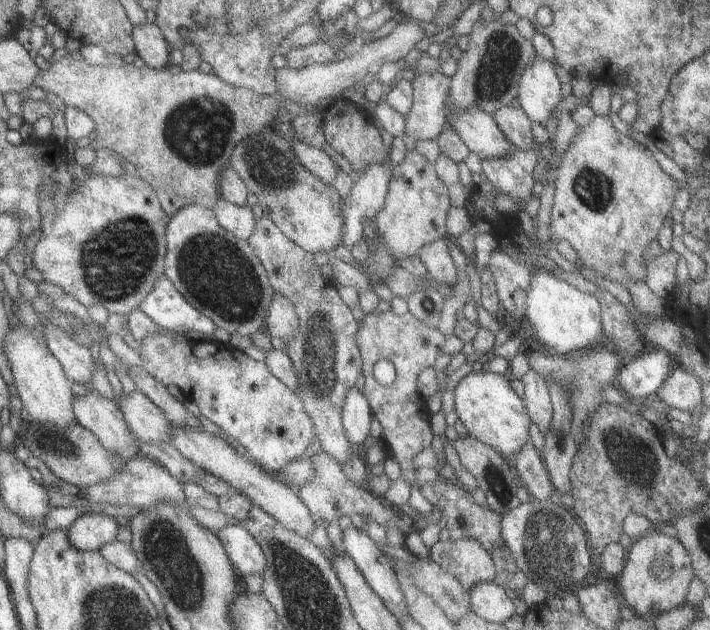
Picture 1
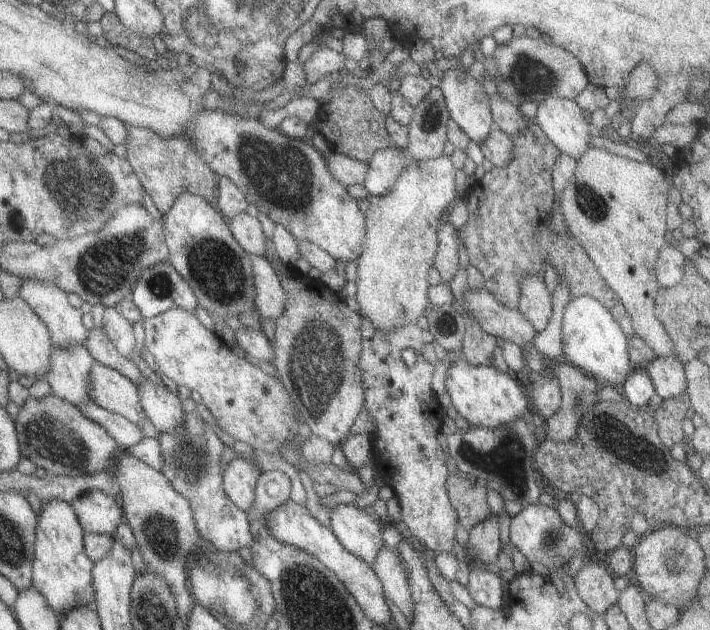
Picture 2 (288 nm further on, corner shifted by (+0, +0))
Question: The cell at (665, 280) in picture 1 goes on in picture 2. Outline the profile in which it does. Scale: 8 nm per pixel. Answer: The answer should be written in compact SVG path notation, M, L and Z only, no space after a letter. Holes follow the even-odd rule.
M667 242L659 250L657 260L655 260L655 278L659 282L659 288L677 286L683 278L685 264L687 264L687 258Z

